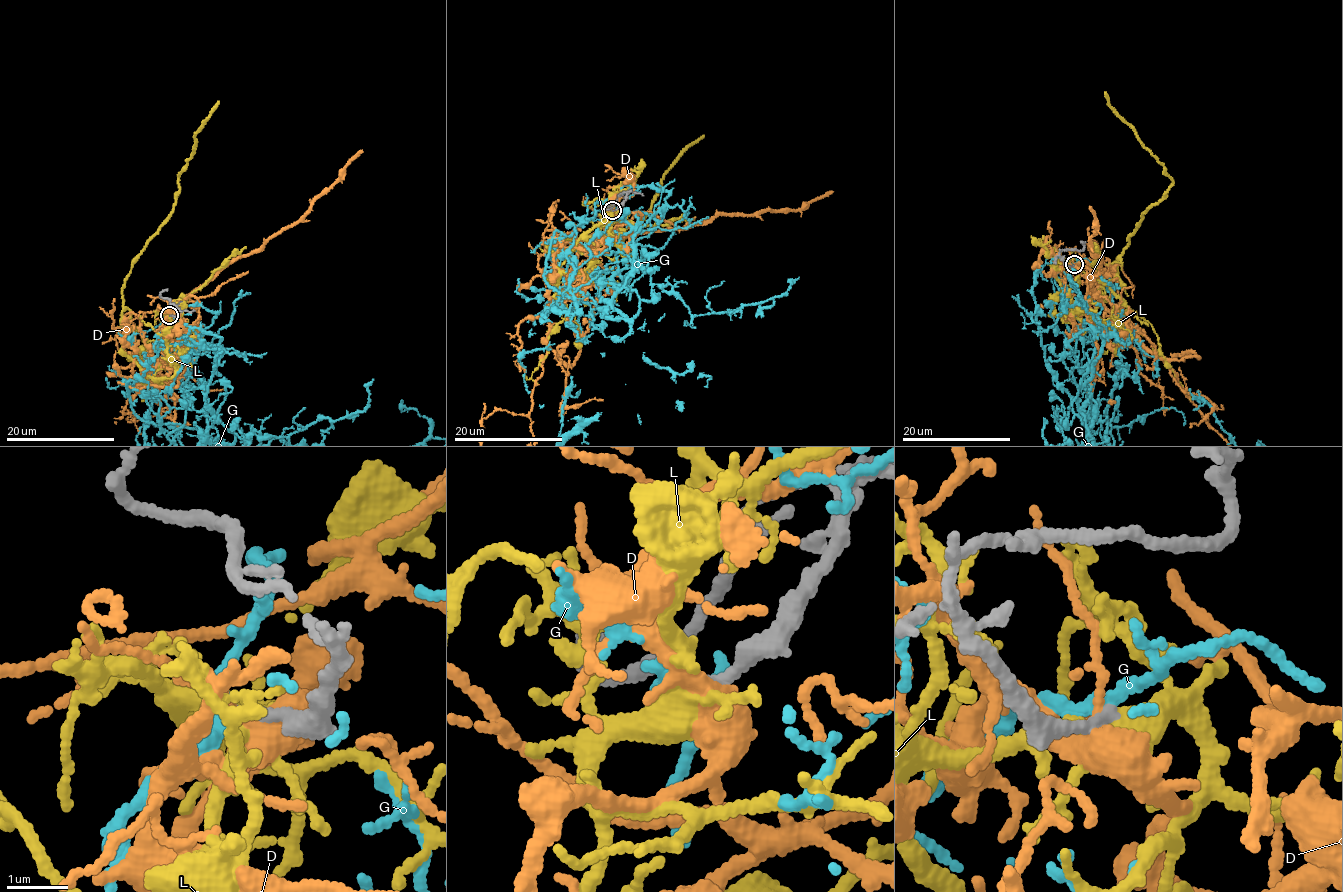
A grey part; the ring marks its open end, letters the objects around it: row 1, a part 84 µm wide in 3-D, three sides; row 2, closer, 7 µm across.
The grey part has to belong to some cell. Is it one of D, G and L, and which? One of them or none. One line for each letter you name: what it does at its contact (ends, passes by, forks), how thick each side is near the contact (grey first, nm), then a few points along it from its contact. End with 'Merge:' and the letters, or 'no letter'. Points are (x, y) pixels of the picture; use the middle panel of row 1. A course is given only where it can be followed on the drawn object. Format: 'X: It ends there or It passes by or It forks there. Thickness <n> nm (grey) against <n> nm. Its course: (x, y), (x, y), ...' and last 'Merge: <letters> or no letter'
Merge: no letter

